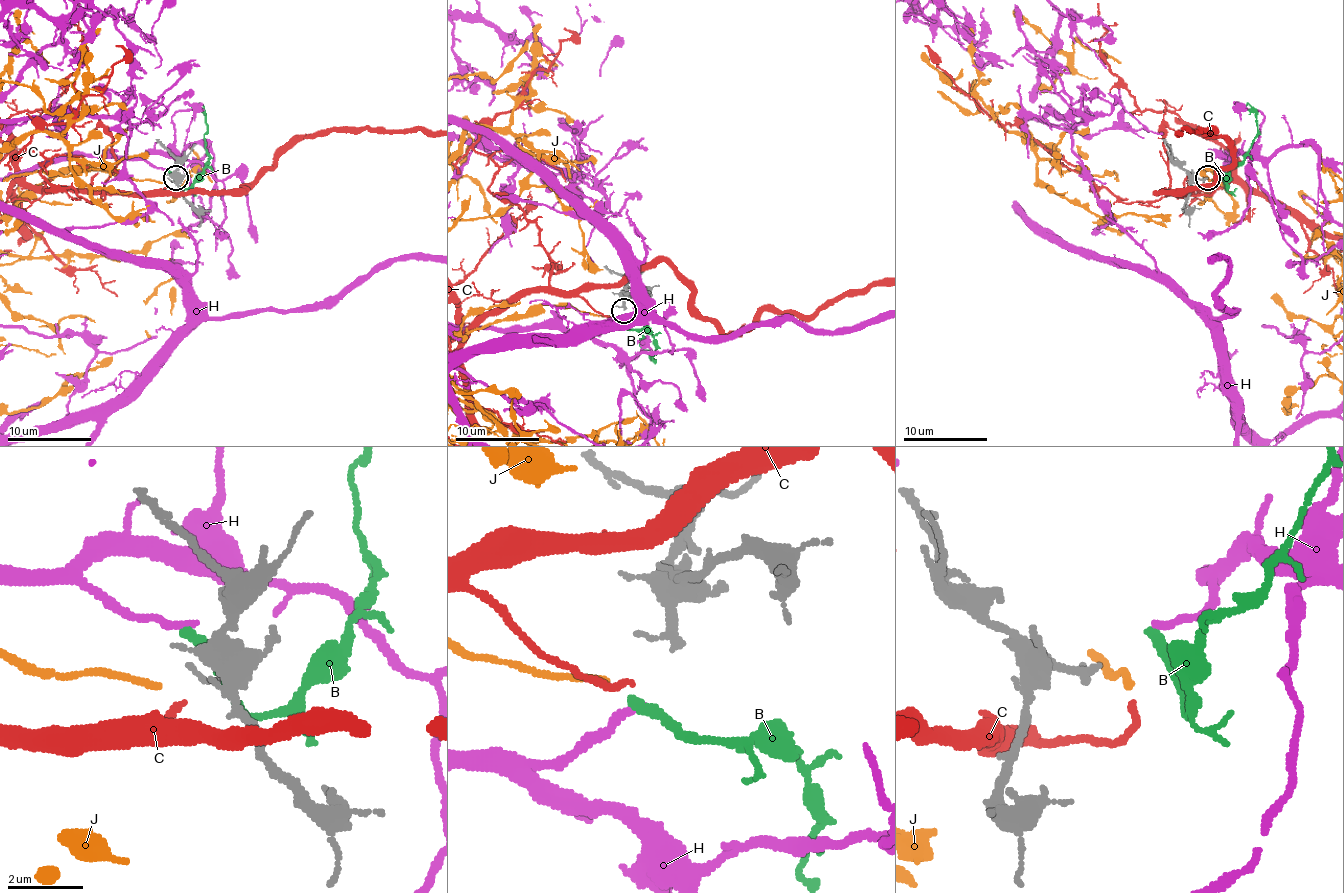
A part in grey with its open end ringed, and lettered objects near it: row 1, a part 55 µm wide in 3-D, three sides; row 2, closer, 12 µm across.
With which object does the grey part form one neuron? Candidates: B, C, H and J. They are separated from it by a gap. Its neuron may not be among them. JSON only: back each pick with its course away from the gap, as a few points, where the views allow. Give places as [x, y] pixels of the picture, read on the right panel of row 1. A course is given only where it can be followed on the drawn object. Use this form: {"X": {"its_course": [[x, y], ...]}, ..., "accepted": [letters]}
{"accepted": []}

